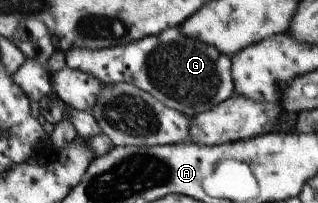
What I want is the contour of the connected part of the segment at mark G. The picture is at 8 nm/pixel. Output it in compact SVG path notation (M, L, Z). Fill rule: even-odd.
M166 29L162 35L98 51L75 46L65 53L65 63L68 68L86 73L104 85L115 82L133 84L188 119L217 107L235 94L230 57L200 41L186 39L178 29Z

